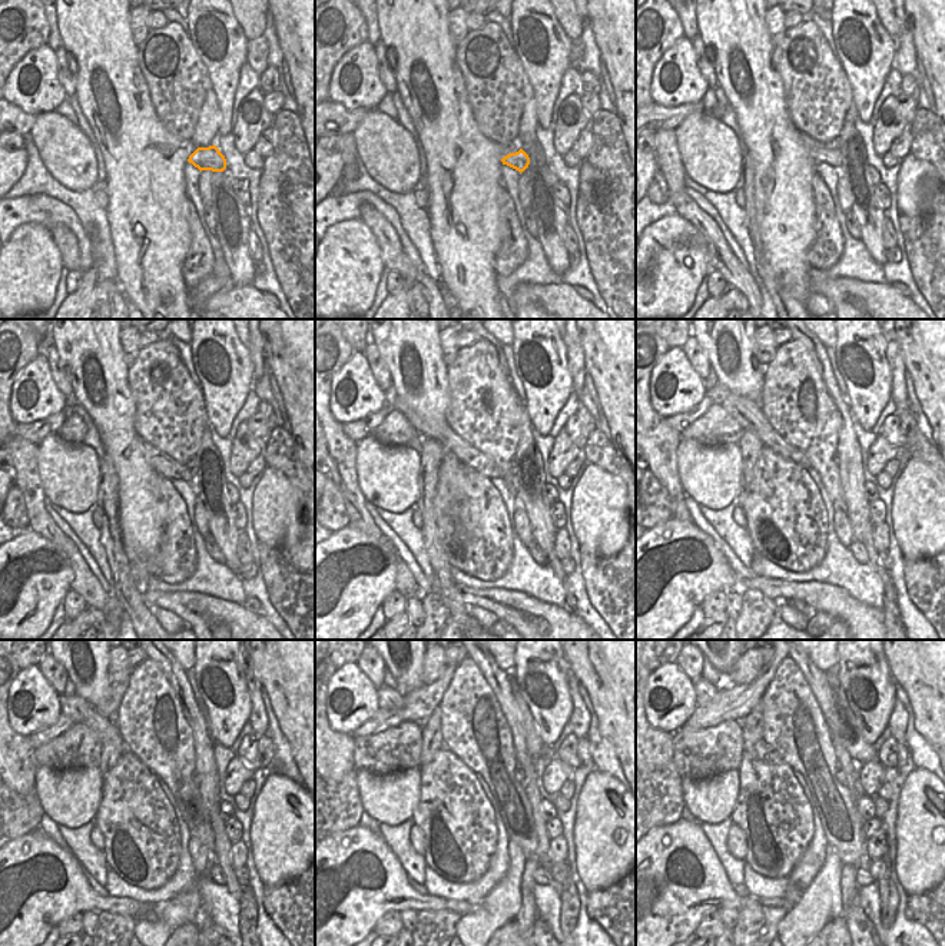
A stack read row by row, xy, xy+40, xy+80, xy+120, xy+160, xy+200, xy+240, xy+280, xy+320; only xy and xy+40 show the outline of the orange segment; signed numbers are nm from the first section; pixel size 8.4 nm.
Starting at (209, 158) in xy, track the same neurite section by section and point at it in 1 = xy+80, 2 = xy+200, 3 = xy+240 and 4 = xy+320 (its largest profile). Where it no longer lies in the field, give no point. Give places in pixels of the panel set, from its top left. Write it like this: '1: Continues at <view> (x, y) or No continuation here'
1: Continues at xy+80 (816, 149)
2: Continues at xy+200 (749, 412)
3: Continues at xy+240 (76, 709)
4: Continues at xy+320 (705, 691).

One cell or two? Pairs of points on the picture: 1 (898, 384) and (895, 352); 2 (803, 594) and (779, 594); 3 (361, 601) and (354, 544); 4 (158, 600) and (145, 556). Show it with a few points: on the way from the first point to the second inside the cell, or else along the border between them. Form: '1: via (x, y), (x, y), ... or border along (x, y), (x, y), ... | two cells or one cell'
1: via (898, 377), (895, 359) | one cell
2: via (798, 594), (785, 594) | one cell
3: via (347, 586), (347, 560), (338, 551) | one cell
4: border along (148, 590), (142, 594) | two cells

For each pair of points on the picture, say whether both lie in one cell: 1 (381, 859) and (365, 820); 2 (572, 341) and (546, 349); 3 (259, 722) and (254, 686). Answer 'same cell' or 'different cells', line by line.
1: different cells
2: different cells
3: same cell

